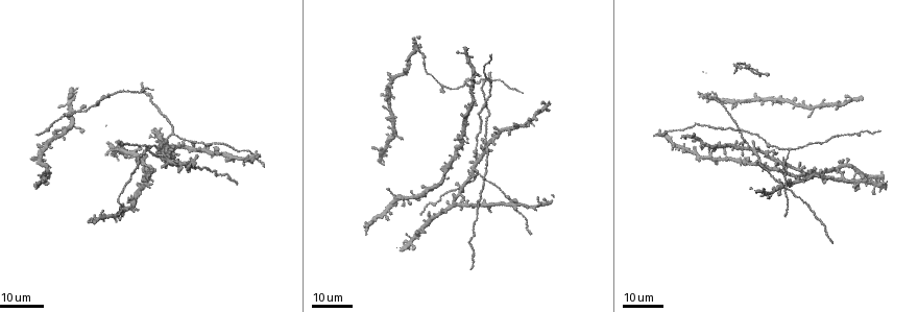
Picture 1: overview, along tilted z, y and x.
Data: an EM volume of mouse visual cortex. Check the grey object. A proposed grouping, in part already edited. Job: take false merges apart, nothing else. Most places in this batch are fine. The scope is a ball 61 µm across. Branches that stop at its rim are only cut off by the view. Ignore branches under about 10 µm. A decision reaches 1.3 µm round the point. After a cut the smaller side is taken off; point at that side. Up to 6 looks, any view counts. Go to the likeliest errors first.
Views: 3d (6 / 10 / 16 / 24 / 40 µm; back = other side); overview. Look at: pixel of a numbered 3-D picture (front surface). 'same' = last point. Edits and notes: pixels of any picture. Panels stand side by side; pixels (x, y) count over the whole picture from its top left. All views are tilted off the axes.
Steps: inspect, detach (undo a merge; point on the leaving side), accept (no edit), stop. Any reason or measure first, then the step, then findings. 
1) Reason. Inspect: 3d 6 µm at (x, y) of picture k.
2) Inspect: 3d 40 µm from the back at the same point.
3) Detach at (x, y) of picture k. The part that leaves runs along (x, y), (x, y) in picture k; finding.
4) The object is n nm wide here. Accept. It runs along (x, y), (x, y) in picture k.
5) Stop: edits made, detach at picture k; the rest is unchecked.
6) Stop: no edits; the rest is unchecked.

Two arms at a narrow angle. Inspect: 3d 16 µm at (756, 151) of picture 1.

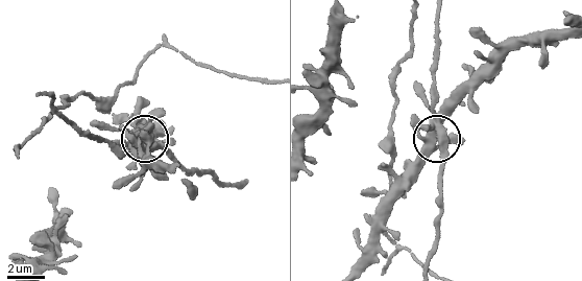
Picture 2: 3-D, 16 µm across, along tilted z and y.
Inspect: 3d 10 µm at (439, 142) of picture 2.

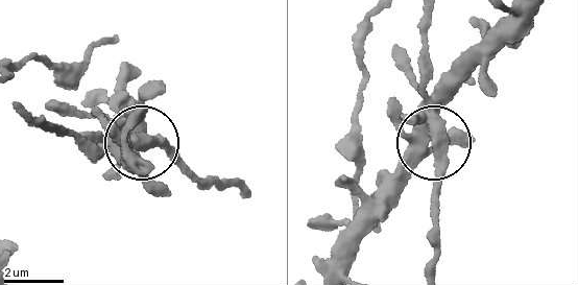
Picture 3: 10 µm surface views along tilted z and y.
Detach at (90, 144) of picture 3. The part that leaves runs along (430, 112), (440, 238), (433, 271) in picture 3; two neurons meet here.

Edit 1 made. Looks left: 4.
Inspect: 3d 24 µm at (145, 152) of picture 1.

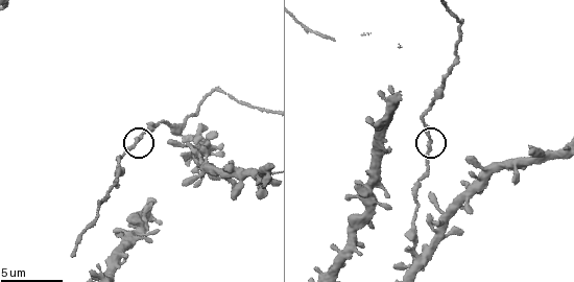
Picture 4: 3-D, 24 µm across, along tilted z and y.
Zoom in. Inspect: 3d 6 µm at (428, 142) of picture 4.

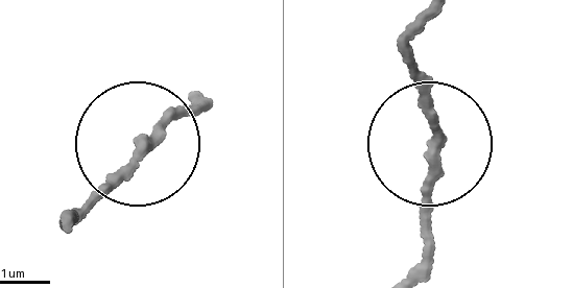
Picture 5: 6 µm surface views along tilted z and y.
The side arm is 36 µm long. Accept. It runs along (73, 216), (192, 102) in picture 5; continuous, no second neuron.

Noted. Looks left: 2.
Three-way junction. Inspect: 3d 10 µm at (218, 88) of picture 4.

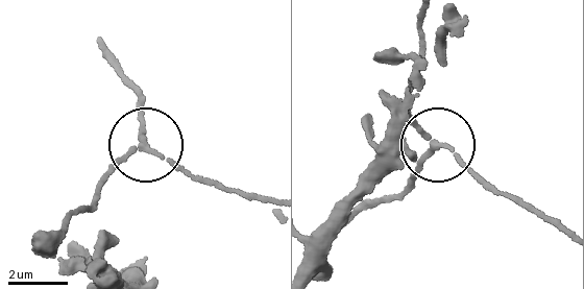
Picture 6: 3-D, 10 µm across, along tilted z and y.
The object is 150 nm wide here. Accept. It runs along (53, 231), (142, 146), (217, 188) in picture 6; one neuron here.

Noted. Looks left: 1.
Stop: edits made, detach at picture 3; the rest is unchecked.

